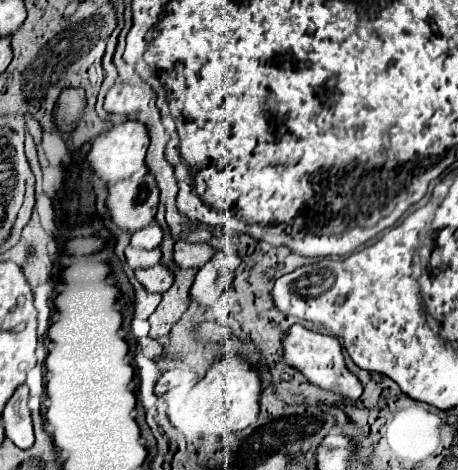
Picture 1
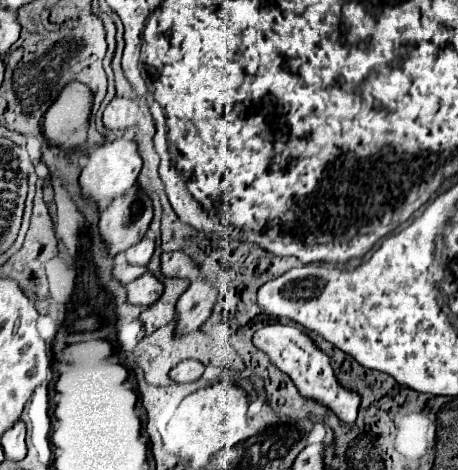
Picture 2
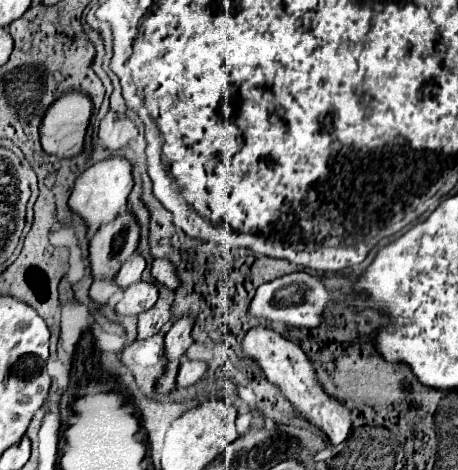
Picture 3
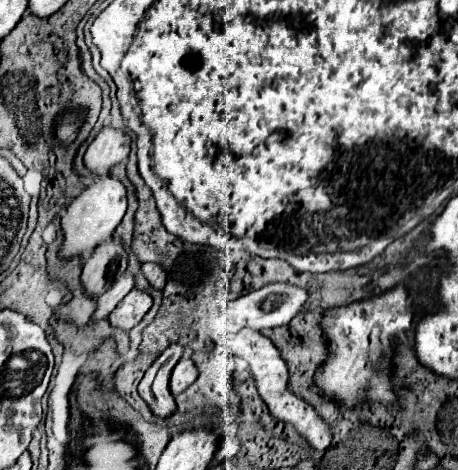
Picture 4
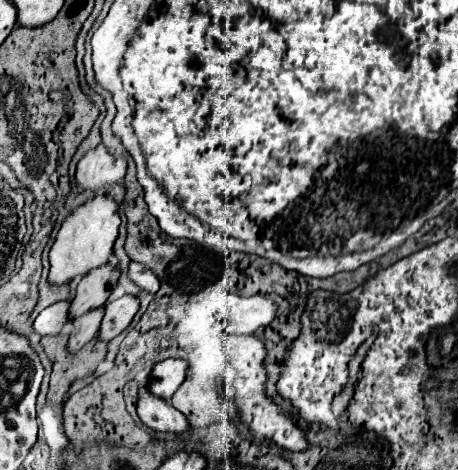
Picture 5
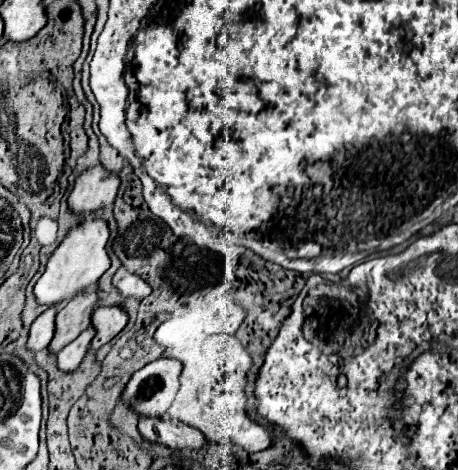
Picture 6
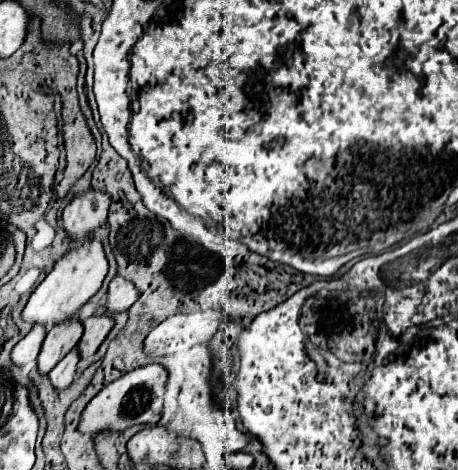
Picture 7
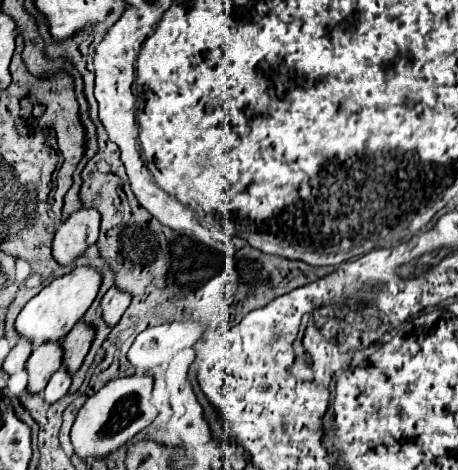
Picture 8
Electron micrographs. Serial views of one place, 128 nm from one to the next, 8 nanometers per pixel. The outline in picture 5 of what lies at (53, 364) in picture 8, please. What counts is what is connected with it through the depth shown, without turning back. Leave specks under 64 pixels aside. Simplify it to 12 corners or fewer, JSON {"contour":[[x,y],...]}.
{"contour":[[116,262],[90,270],[72,300],[72,320],[104,304],[120,278]]}

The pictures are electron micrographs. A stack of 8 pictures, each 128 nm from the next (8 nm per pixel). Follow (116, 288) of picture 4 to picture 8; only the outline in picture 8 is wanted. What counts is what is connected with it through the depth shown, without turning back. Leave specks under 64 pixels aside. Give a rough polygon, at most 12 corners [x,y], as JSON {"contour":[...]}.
{"contour":[[62,366],[44,388],[44,400],[60,400],[72,384],[72,376]]}

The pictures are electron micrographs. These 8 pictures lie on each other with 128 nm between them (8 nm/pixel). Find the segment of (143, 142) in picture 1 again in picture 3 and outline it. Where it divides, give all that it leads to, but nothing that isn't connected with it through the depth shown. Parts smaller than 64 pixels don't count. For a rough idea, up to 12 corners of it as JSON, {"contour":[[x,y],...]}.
{"contour":[[100,160],[76,178],[68,204],[92,236],[124,210],[132,164]]}

